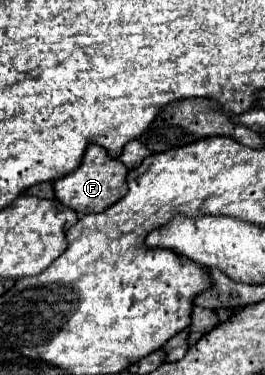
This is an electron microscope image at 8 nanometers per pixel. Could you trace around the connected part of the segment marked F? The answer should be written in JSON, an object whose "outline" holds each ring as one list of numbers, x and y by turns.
{"outline":[[91,145,85,153,83,163,79,165,79,169,75,169,73,173,57,179,53,183,55,187,55,197,69,209,87,215,87,213,101,213,107,207,111,207,113,203,117,203,125,193,127,193,127,167,119,161,119,159,111,159,107,155,107,151,99,145]]}

